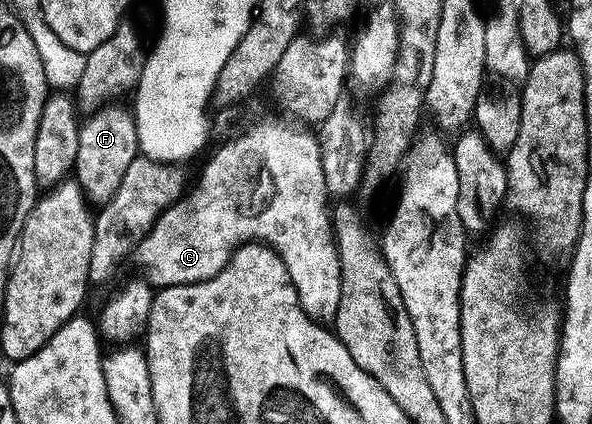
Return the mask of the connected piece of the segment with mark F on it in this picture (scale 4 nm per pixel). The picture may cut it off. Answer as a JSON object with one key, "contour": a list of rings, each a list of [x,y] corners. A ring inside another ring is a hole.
{"contour":[[[115,104],[98,106],[82,121],[79,132],[75,178],[86,192],[86,197],[95,204],[110,202],[115,196],[123,180],[123,172],[127,172],[131,160],[138,158],[143,146],[138,119],[137,122],[133,119],[133,114],[127,107],[113,105]]]}

